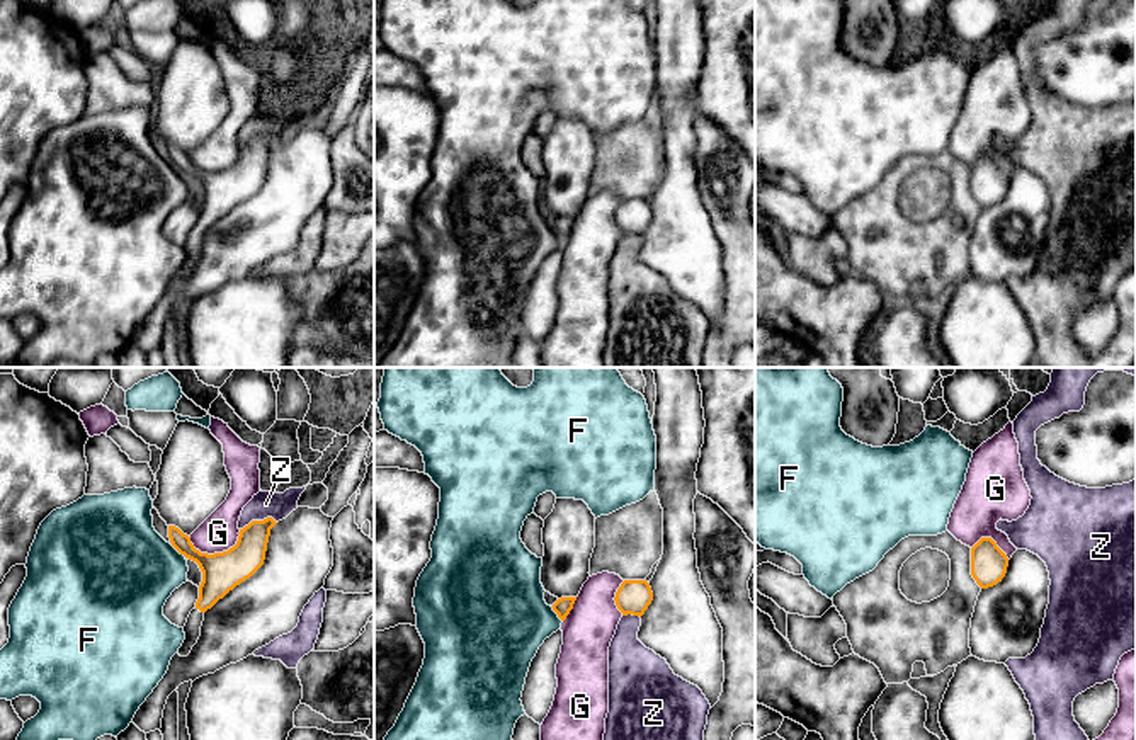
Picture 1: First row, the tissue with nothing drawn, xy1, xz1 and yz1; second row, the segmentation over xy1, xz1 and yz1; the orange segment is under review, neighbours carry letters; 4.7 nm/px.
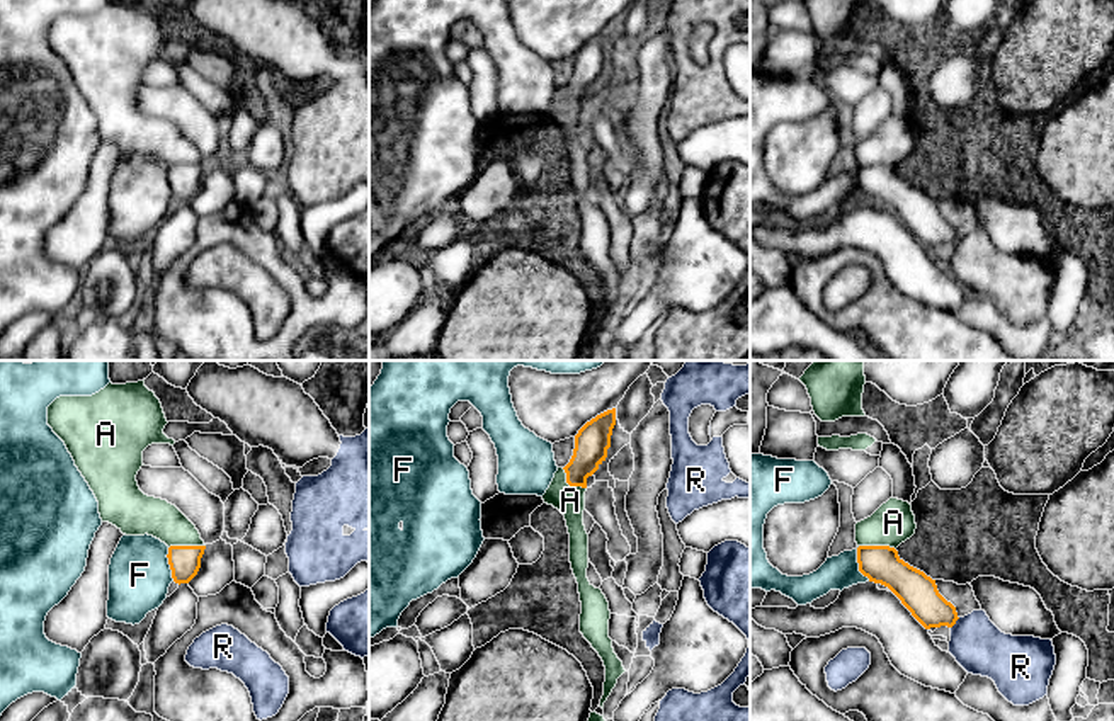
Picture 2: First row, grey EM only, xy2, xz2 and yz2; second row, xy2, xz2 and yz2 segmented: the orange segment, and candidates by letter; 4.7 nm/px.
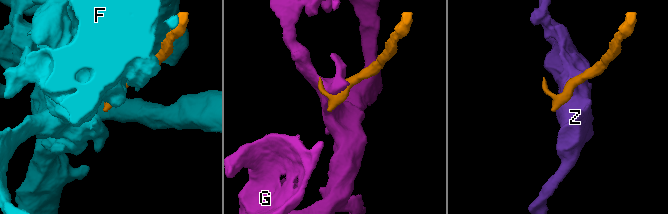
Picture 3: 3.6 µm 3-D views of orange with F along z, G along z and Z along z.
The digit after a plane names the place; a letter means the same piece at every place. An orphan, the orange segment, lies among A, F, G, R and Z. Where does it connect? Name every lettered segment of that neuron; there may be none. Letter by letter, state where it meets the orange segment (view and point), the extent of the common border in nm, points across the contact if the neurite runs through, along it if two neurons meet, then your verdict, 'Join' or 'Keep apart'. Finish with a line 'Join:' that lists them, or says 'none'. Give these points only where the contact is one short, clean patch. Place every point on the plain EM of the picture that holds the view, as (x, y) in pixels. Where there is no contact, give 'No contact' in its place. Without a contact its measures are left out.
A: Touches orange at xy2 (186, 165). Shared border 180 nm. Boundary: xy2 (204, 164), (172, 164), (169, 167). Keep apart
F: Touches orange at yz2 (858, 181). Shared border 180 nm. Keep apart
G: Touches orange at xy1 (216, 172). Shared border 260 nm. Keep apart
R: Touches orange at yz2 (954, 242). Shared border 70 nm. Boundary: yz2 (960, 237), (951, 247). Keep apart
Z: Touches orange at xy1 (257, 140). Shared border 180 nm. Boundary: xy1 (276, 140), (271, 136), (252, 138), (240, 148). Keep apart
Join: none

